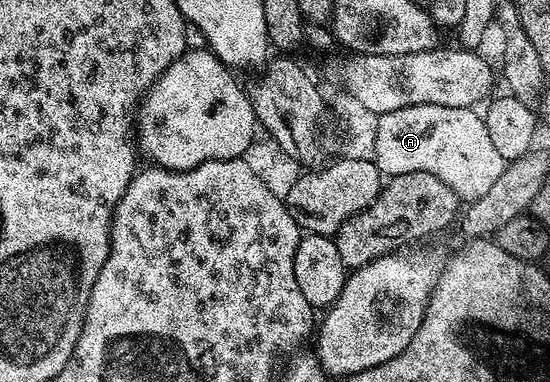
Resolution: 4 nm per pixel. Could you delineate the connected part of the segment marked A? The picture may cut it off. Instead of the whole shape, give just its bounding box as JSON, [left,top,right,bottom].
[375,105,507,203]

